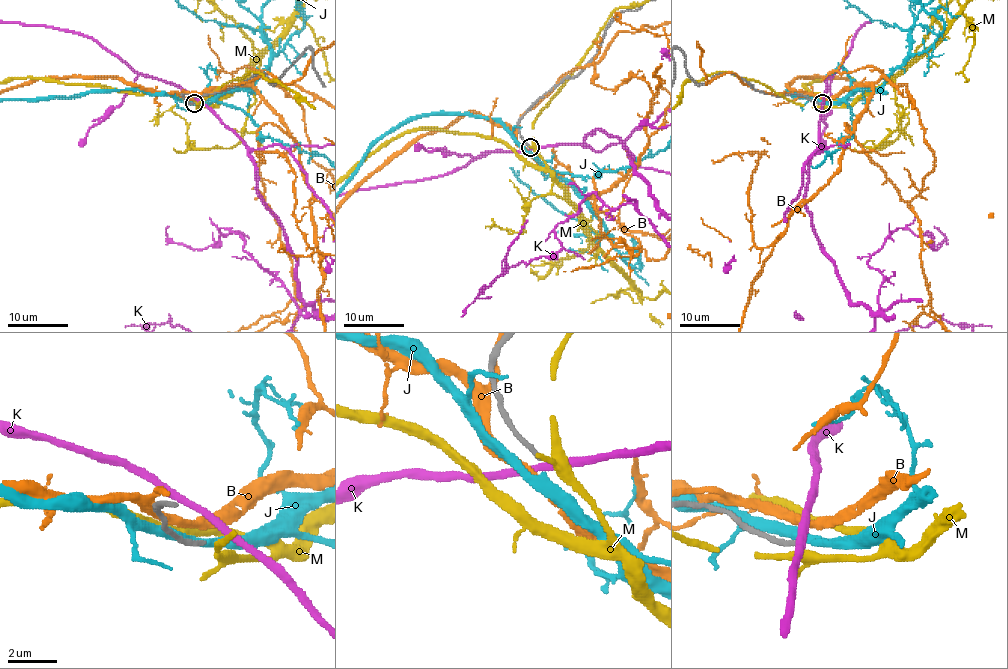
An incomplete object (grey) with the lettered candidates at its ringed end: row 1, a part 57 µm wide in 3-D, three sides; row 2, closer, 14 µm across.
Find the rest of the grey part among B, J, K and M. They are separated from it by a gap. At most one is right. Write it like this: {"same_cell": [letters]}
{"same_cell": ["J"]}

